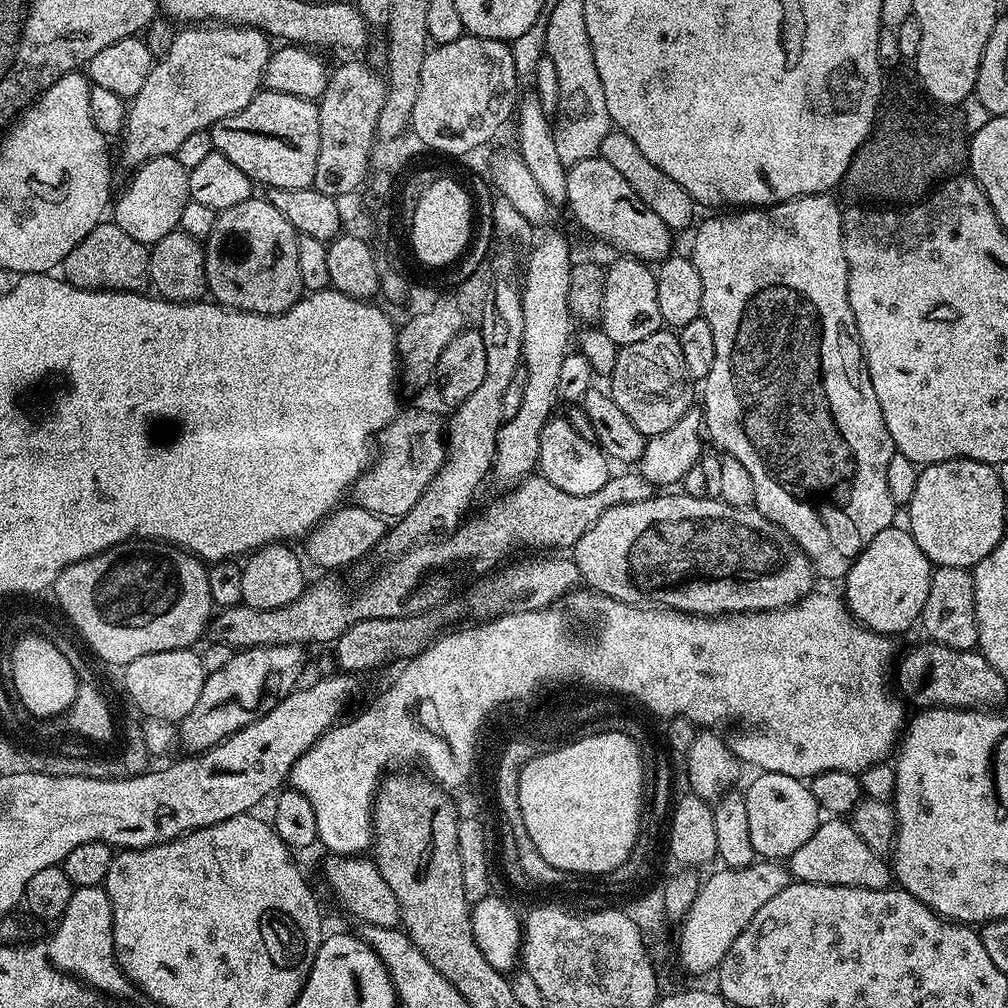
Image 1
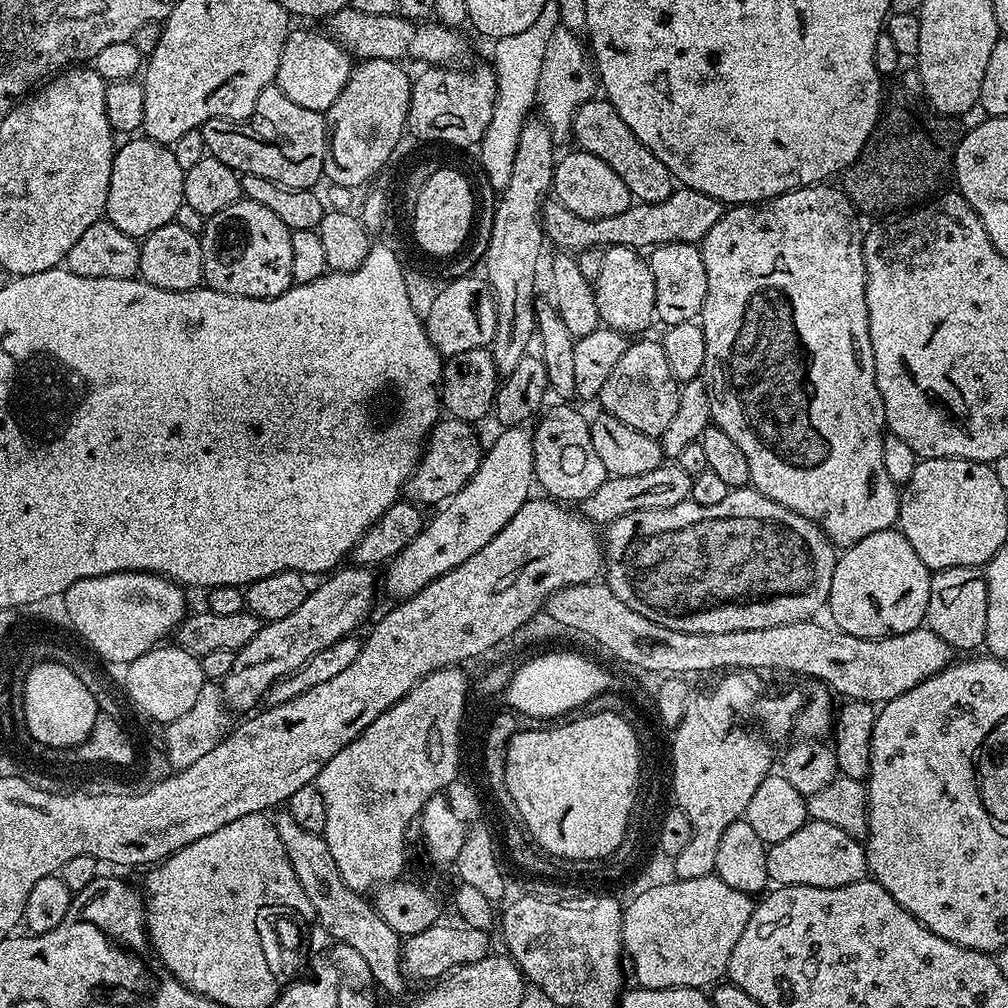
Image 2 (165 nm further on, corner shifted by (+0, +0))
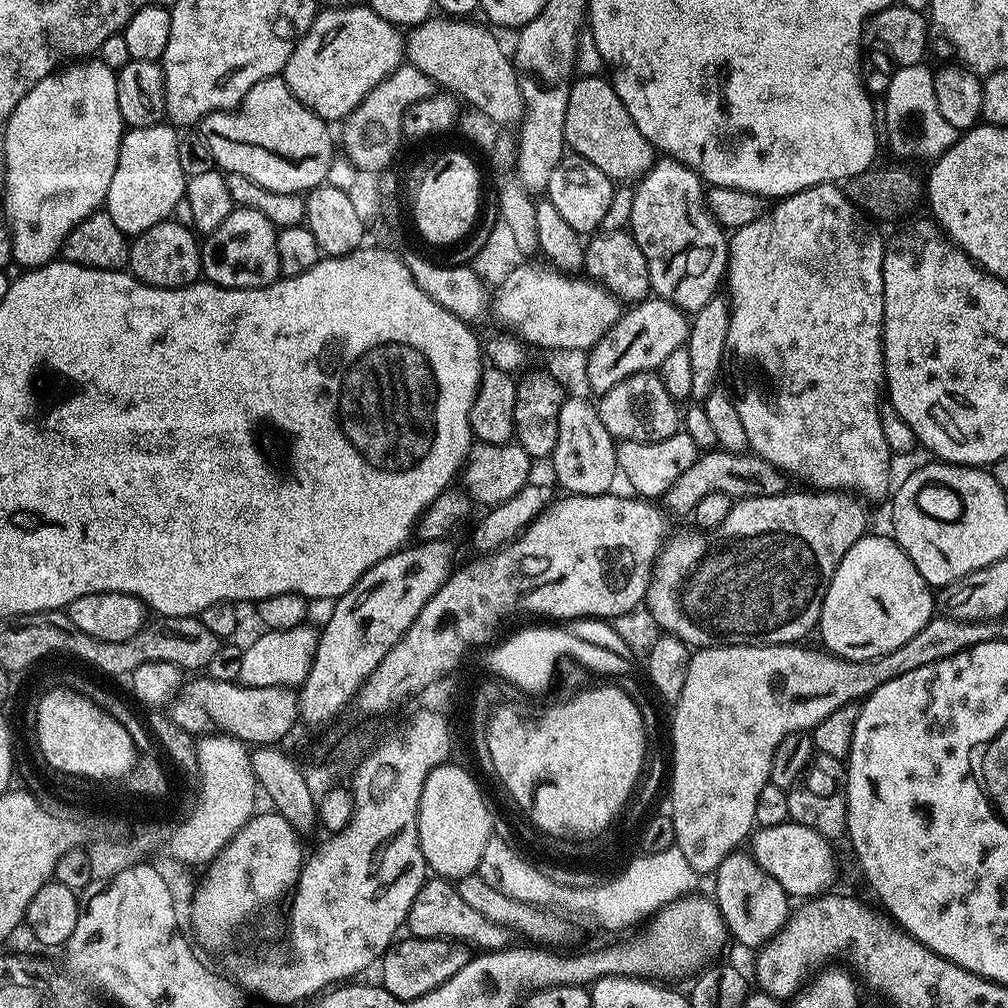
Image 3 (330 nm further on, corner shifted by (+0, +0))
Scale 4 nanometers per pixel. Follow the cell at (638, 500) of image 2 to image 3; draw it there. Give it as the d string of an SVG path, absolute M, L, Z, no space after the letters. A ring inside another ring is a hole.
M708 450L701 453L694 466L688 470L667 491L663 504L676 513L689 515L699 499L712 492L721 492L733 498L758 498L759 496L783 496L786 491L786 478L772 464L755 454L739 454L723 450Z

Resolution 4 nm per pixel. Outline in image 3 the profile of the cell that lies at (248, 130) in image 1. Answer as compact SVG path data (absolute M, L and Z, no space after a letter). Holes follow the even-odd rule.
M283 75L271 76L258 82L258 86L250 86L239 108L230 112L212 112L198 125L200 135L206 138L206 146L210 146L210 154L214 154L217 169L225 173L246 174L250 182L258 182L258 186L266 186L266 190L301 194L325 183L328 171L332 169L334 136L328 133L328 128L322 117L315 116L309 108L302 106L302 102L298 102L298 98L294 98Z

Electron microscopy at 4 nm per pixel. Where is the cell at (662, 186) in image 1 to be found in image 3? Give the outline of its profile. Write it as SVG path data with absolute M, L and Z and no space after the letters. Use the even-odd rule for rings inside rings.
M581 75L573 79L570 98L566 102L564 143L575 155L586 158L586 162L594 162L594 166L598 166L598 170L602 170L602 174L606 174L613 182L639 181L647 175L654 163L652 144L642 138L642 130L634 126L634 118L630 118L626 106L622 106L622 98L618 98L611 83L603 75Z

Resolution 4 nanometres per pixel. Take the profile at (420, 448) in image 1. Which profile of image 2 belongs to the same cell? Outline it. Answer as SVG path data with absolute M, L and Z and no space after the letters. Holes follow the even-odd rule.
M444 418L437 423L426 440L426 447L412 470L406 485L406 496L417 505L447 502L451 496L458 494L466 482L478 470L482 459L482 444L472 433L473 425L467 420ZM440 500L440 501L439 501Z

